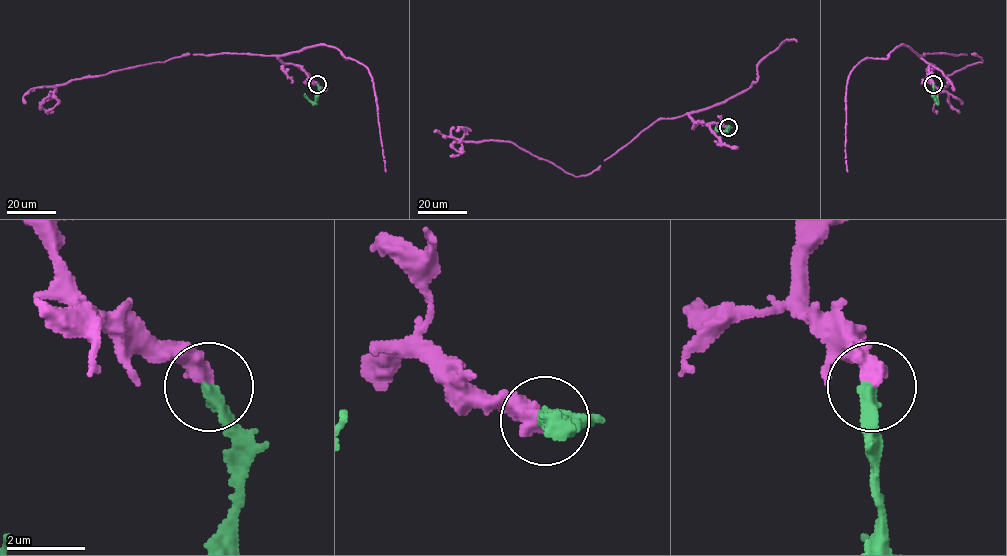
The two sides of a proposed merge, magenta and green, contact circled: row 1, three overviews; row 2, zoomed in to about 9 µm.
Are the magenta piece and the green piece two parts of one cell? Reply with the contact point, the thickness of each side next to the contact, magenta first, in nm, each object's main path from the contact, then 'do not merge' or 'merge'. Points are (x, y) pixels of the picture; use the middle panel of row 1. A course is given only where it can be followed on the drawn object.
place (728, 127); calibres 440 and 360 nm; course magenta (728, 127), (658, 119), (576, 176), (510, 142), (455, 139), (454, 128), (466, 131), (452, 144), (464, 151); course green (728, 127), (718, 131), (716, 126); merge

